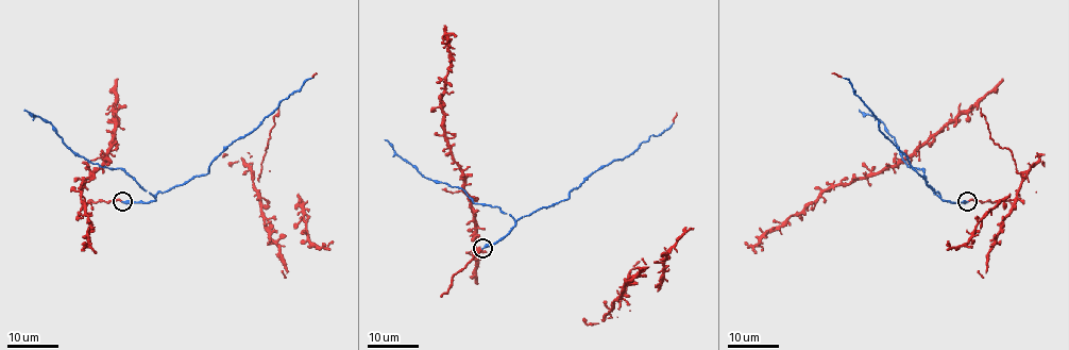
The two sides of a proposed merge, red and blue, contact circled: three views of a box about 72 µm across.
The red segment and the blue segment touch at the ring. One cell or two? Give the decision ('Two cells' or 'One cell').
One cell

